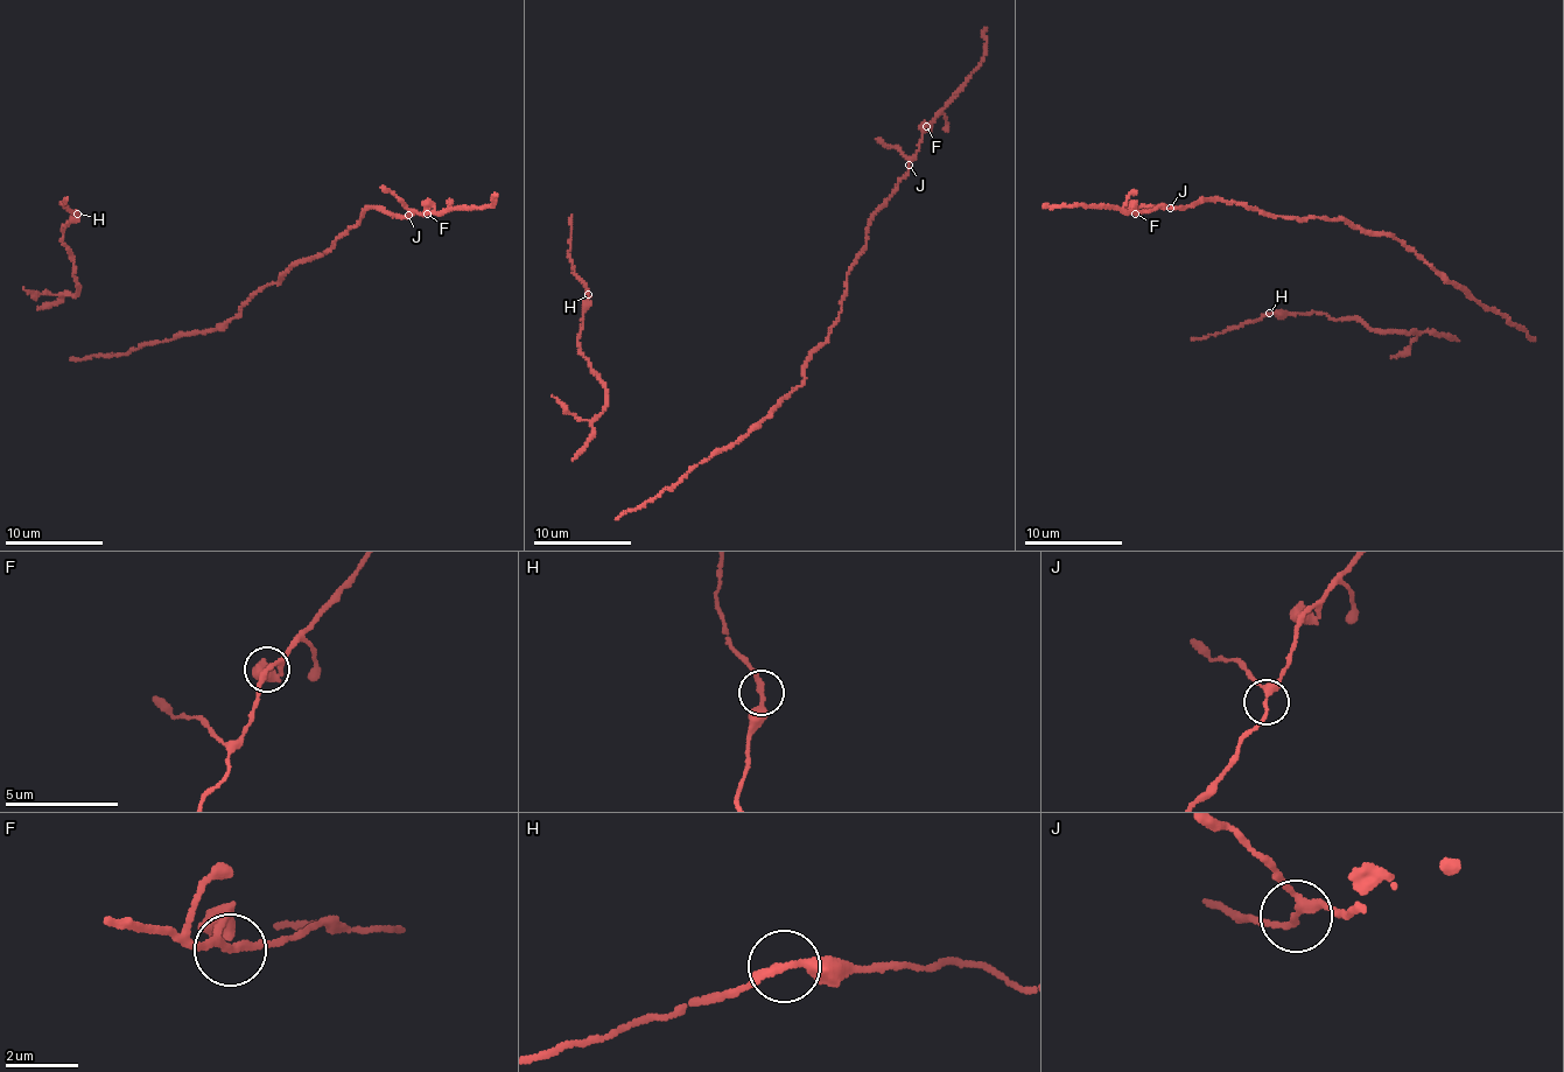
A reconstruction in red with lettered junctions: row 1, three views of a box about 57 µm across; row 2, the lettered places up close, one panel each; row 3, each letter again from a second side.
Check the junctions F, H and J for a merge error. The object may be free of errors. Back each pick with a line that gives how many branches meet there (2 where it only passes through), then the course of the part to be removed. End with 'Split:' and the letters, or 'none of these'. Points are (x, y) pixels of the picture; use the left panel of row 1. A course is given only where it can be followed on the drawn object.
Split: none of these

